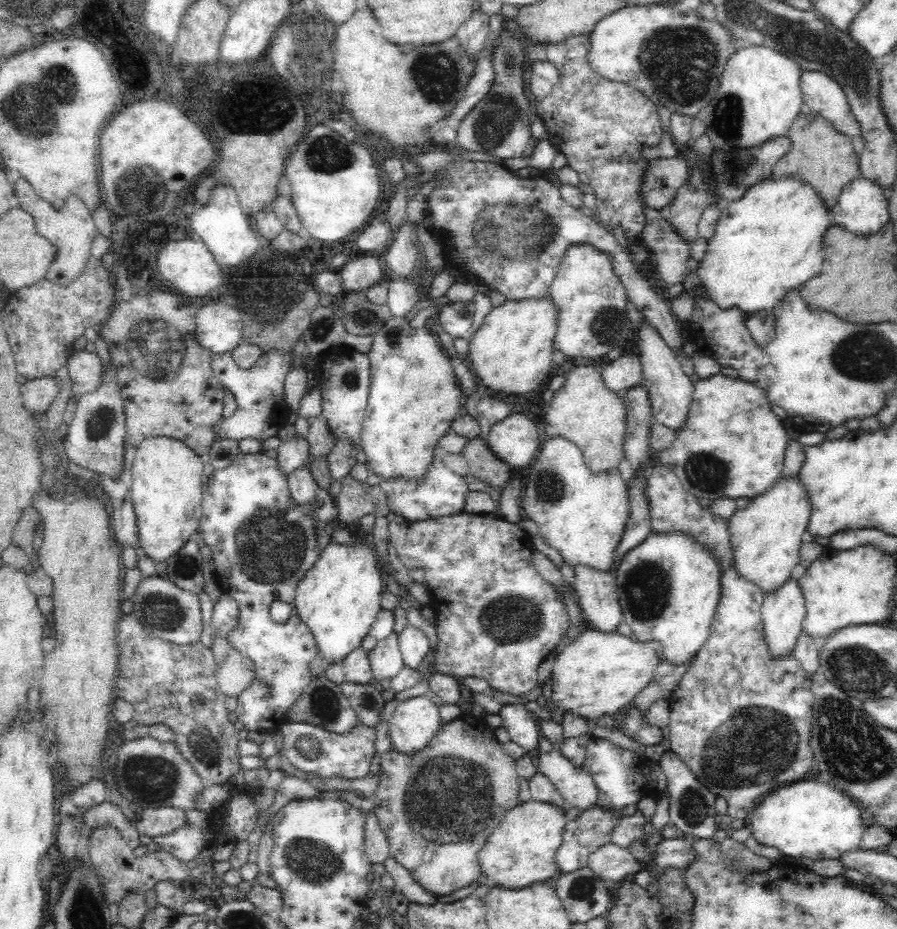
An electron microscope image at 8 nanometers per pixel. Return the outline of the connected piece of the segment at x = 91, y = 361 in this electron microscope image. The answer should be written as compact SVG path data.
M83 349L81 351L74 350L69 356L68 376L72 381L72 396L75 396L76 401L80 395L86 392L92 392L98 388L103 373L103 366L98 357L98 353L88 352Z

